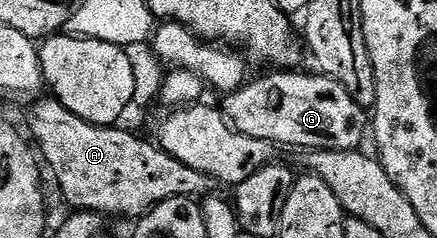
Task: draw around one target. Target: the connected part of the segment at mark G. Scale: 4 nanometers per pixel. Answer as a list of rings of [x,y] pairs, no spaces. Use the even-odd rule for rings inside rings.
[[[274,70],[271,71],[271,76],[262,76],[259,80],[251,79],[249,82],[242,85],[242,87],[235,90],[235,92],[225,93],[224,102],[221,101],[220,107],[223,116],[233,124],[238,132],[248,134],[248,138],[256,138],[257,140],[266,140],[268,143],[281,146],[281,144],[291,144],[294,148],[302,148],[301,150],[325,150],[327,152],[353,152],[361,149],[362,139],[367,139],[368,136],[368,112],[367,109],[360,106],[360,102],[356,102],[356,98],[352,98],[352,94],[348,94],[348,90],[344,90],[344,86],[340,86],[340,82],[336,82],[330,76],[323,76],[321,74],[313,74],[309,76],[303,70]]]

